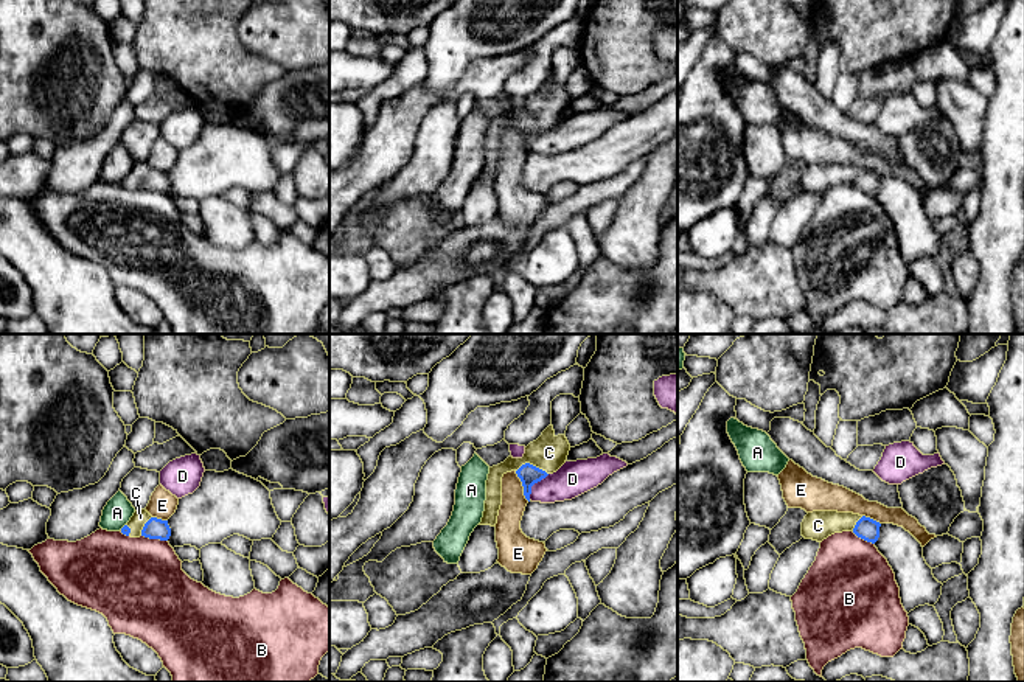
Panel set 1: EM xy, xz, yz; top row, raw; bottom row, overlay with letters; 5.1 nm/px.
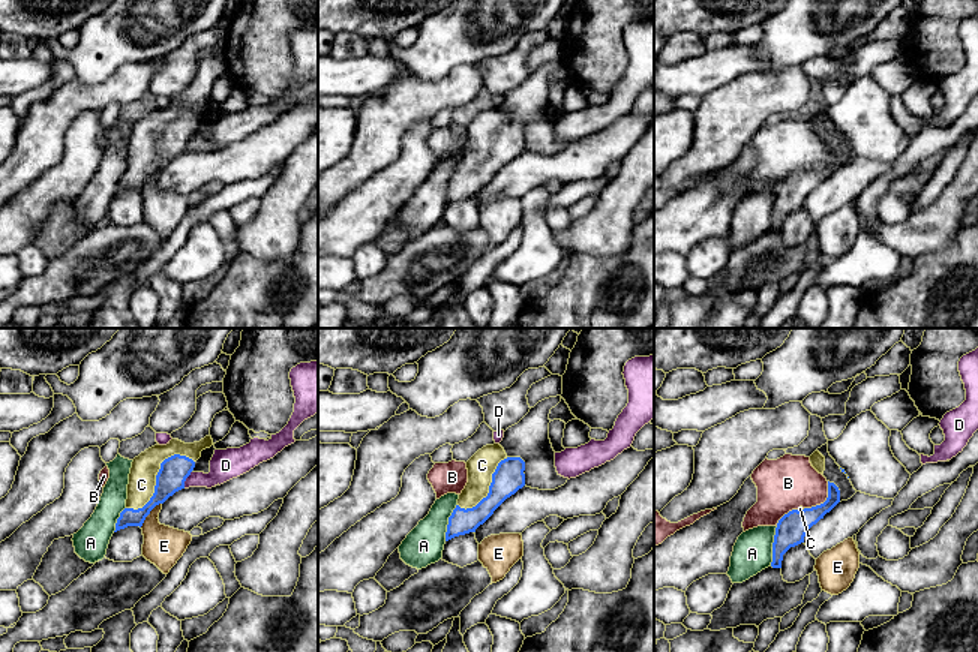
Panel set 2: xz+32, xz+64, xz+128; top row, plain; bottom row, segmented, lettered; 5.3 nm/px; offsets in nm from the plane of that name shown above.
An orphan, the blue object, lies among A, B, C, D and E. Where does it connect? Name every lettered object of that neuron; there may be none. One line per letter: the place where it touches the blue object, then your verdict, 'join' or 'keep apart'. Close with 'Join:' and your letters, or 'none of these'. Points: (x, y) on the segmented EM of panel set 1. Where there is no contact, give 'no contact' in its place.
A: xy (123, 527) | keep apart
B: xy (154, 538) | keep apart
C: xz (532, 465) | join
D: xz (533, 483) | keep apart
E: xz (522, 485) | keep apart
Join: C

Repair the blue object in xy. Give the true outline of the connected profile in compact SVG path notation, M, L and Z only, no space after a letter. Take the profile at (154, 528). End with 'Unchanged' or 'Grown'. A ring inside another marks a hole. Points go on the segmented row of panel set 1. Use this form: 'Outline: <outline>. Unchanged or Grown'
Outline: M146 510L135 511L131 520L121 528L121 533L131 538L149 538L168 541L171 528L168 520L152 517Z. Grown

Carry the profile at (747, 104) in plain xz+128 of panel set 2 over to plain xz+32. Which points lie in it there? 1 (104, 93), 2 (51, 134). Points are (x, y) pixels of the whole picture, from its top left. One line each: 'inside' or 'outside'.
1: inside
2: inside

